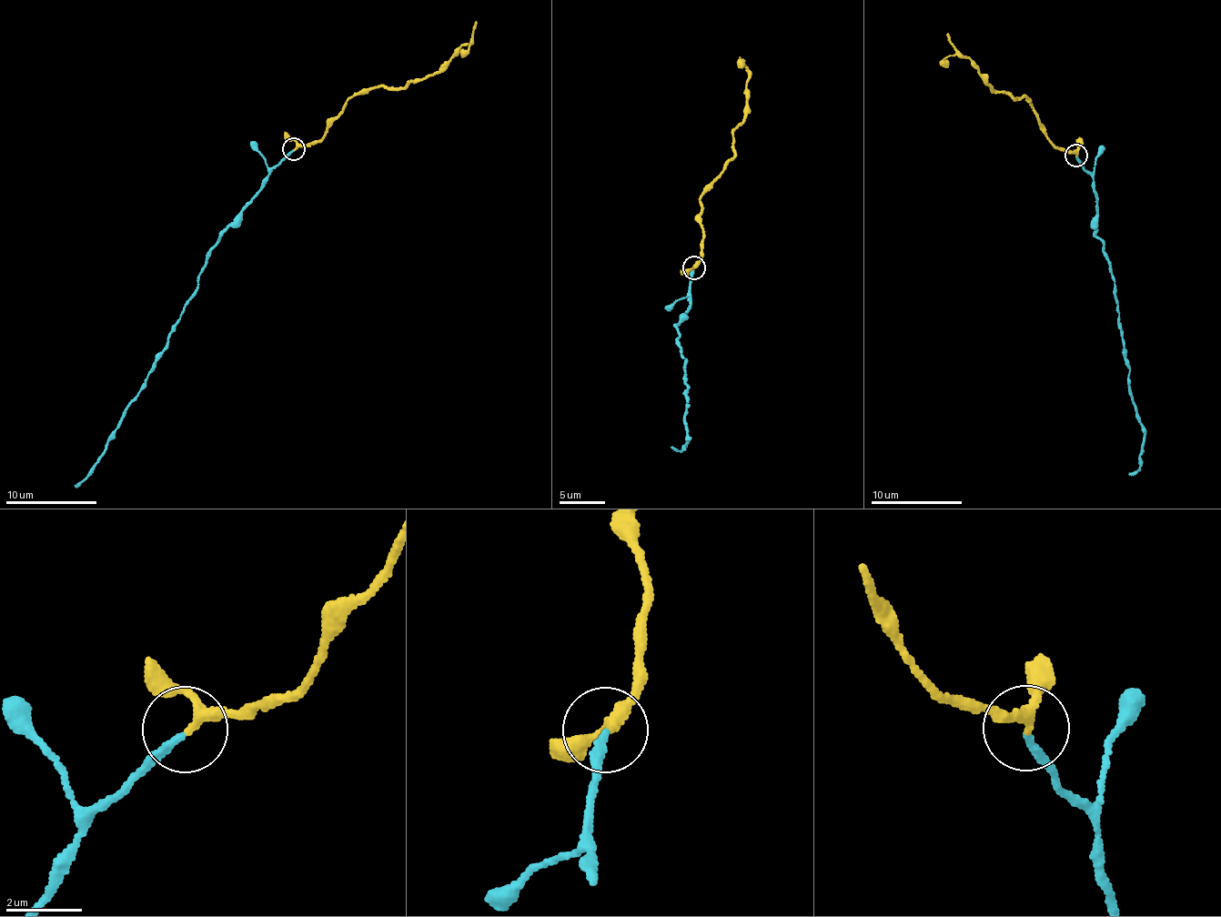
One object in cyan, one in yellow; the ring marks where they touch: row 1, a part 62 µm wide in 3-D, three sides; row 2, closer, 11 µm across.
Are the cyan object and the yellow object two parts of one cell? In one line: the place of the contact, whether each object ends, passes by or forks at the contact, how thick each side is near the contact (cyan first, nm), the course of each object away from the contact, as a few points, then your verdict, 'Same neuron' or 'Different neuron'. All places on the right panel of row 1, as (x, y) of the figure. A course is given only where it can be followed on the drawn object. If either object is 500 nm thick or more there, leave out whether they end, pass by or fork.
Place: (1076, 155). At the ring cyan ends. At the ring yellow passes by. Thickness 190 nm (cyan) against 240 nm. Course of cyan: (1075, 156), (1092, 177), (1097, 203), (1094, 226), (1113, 277), (1130, 394), (1145, 438), (1138, 469), (1127, 473). Course of yellow: (1075, 156), (1057, 146), (1027, 96), (1014, 99), (992, 91), (969, 58), (950, 55), (944, 62), (945, 67). Same neuron

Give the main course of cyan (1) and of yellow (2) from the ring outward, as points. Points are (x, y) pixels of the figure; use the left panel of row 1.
1: (294, 149), (214, 244), (196, 295), (162, 357), (75, 486)
2: (294, 149), (319, 140), (327, 121), (353, 95), (426, 79), (471, 43), (461, 57)

